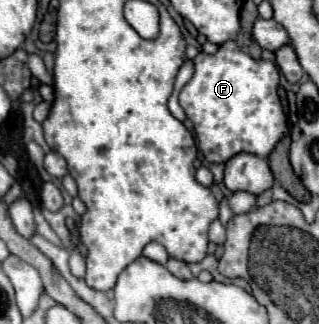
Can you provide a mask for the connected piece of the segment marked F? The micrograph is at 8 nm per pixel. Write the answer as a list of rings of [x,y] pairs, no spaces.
[[[230,40],[212,56],[200,52],[194,58],[194,66],[196,72],[192,80],[180,92],[180,106],[194,124],[204,158],[212,164],[224,164],[240,152],[268,158],[288,132],[288,122],[278,98],[280,74],[276,64],[250,58]]]

